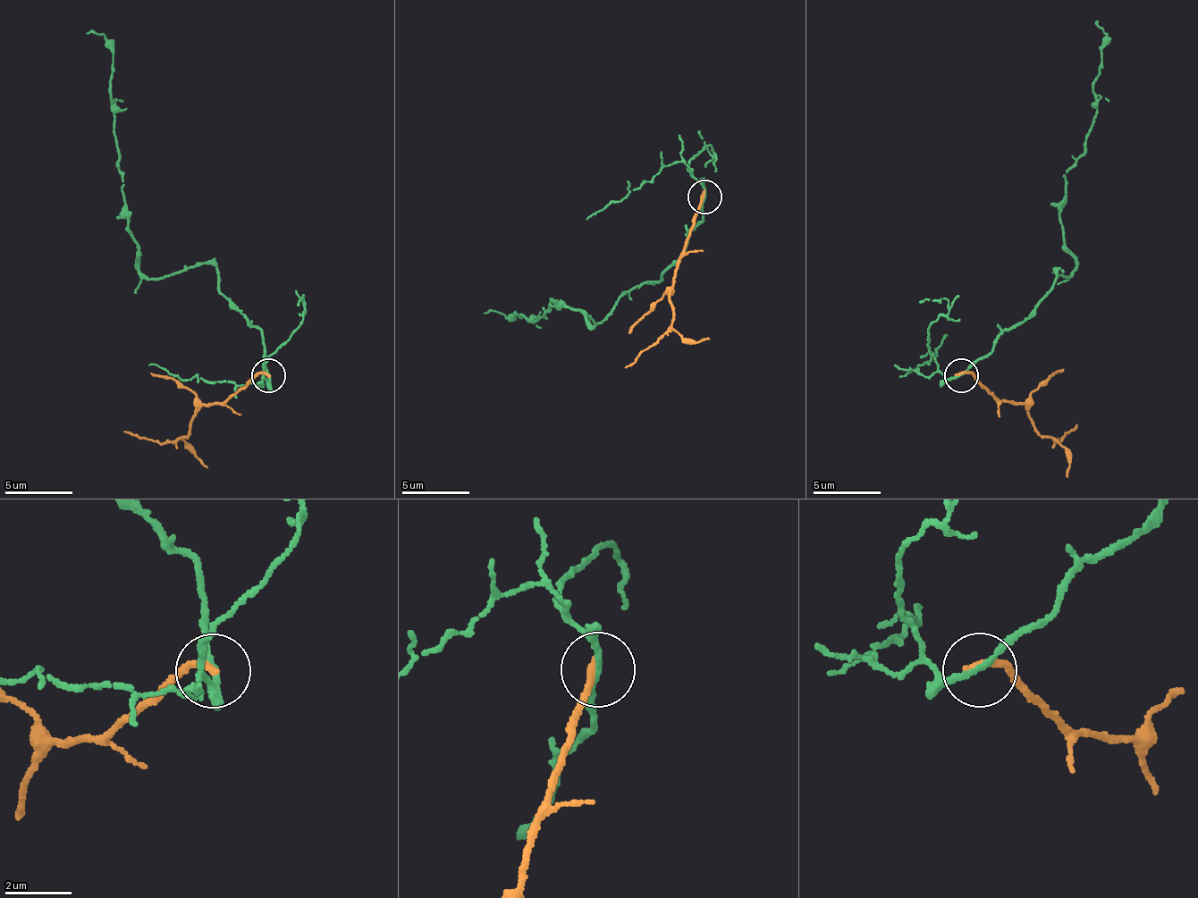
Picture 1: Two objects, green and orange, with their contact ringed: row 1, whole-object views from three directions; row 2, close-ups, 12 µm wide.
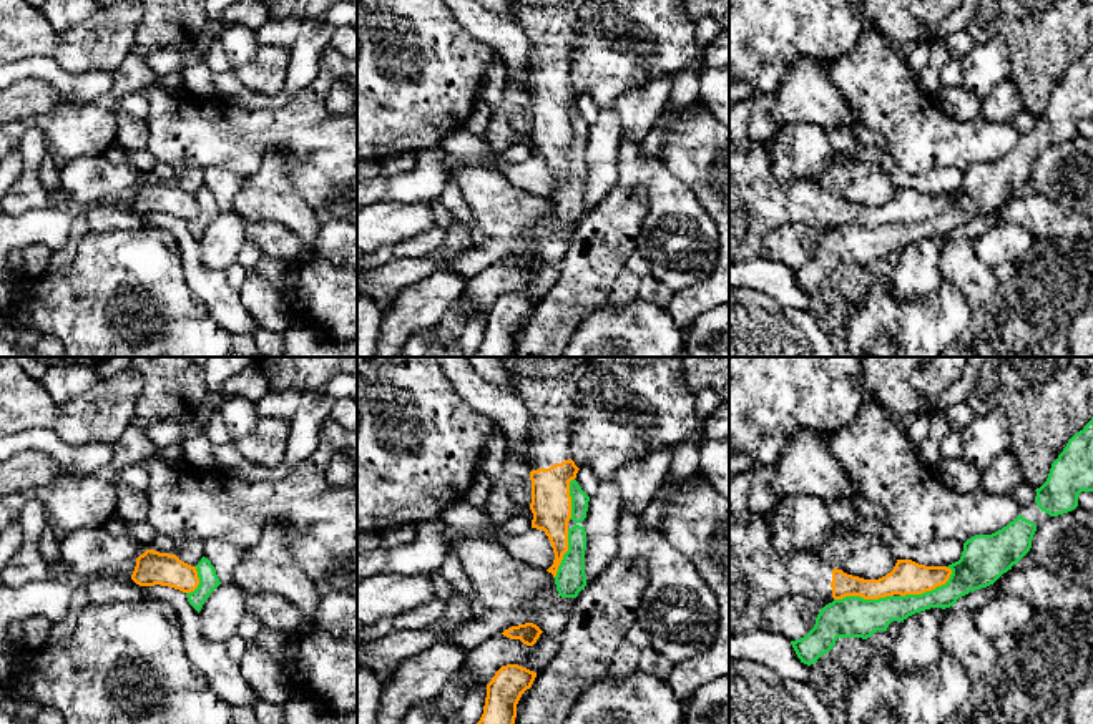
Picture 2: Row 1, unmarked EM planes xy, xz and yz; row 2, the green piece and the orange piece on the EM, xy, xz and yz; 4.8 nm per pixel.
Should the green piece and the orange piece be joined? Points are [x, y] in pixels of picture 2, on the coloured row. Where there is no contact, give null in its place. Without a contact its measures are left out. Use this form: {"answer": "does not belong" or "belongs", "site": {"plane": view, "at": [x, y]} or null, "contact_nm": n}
{"answer": "does not belong", "site": {"plane": "yz", "at": [929, 591]}, "contact_nm": 280}

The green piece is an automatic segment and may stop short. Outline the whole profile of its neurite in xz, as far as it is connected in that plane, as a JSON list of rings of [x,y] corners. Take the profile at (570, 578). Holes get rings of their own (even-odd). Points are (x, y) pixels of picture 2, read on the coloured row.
[[[575,525],[568,530],[568,551],[563,555],[555,576],[556,591],[561,598],[576,598],[586,586],[585,550],[585,526]]]

